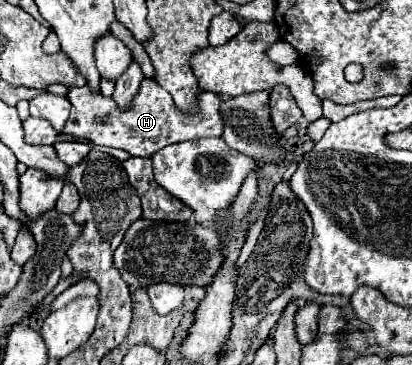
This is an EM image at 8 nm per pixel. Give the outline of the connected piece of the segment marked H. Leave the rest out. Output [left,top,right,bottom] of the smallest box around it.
[64,79,224,157]

